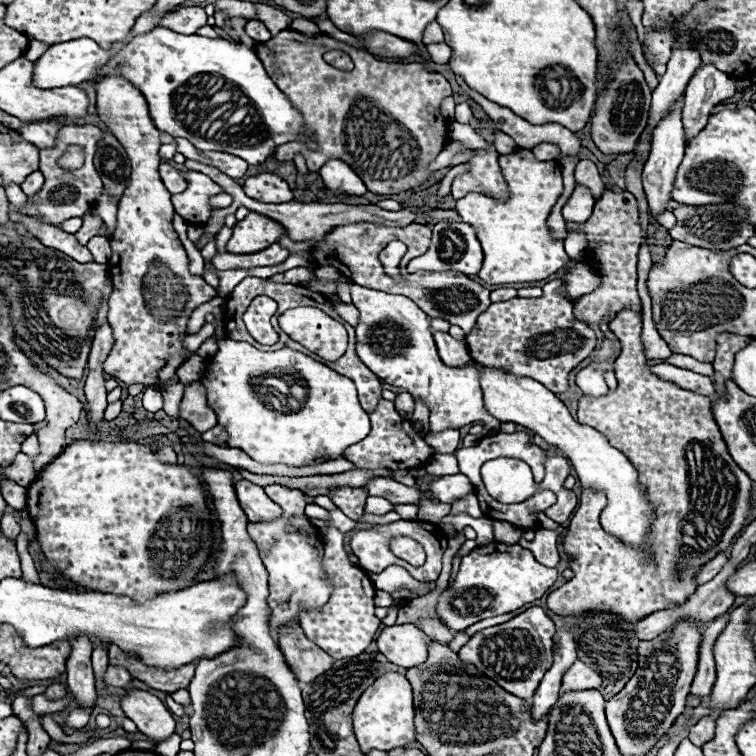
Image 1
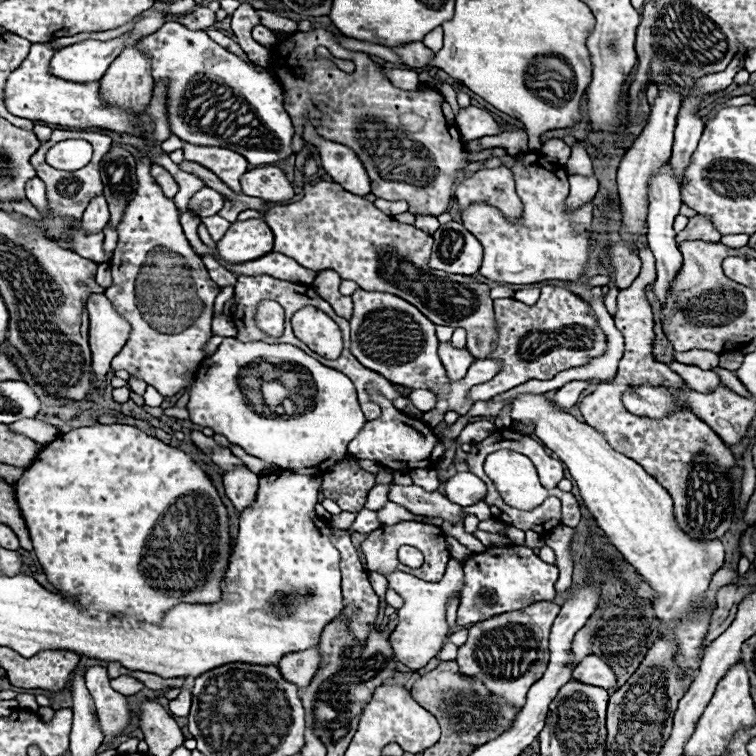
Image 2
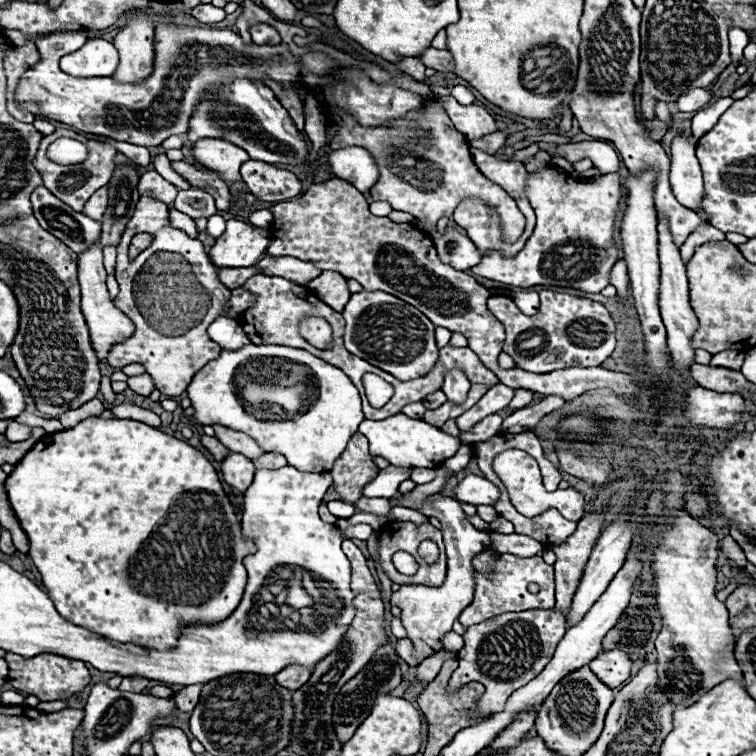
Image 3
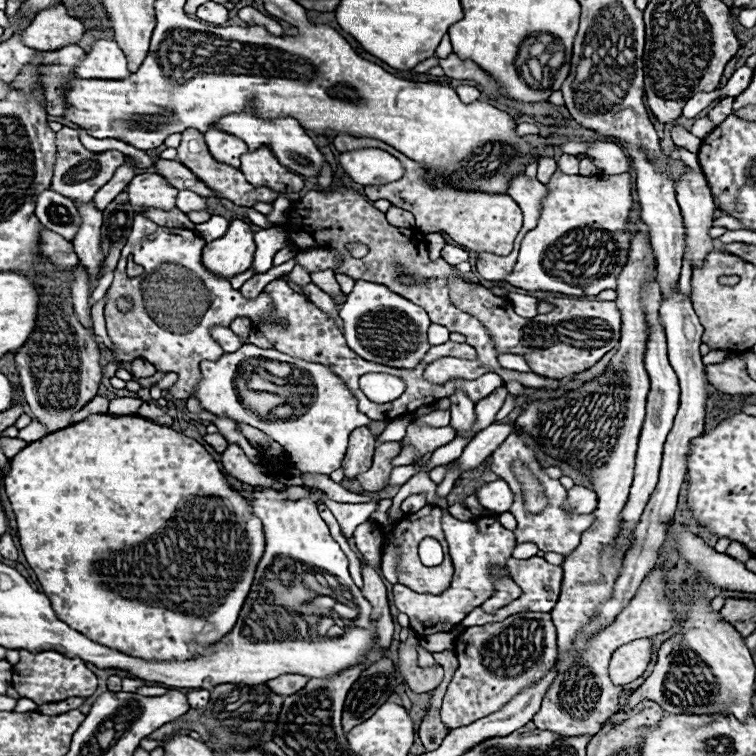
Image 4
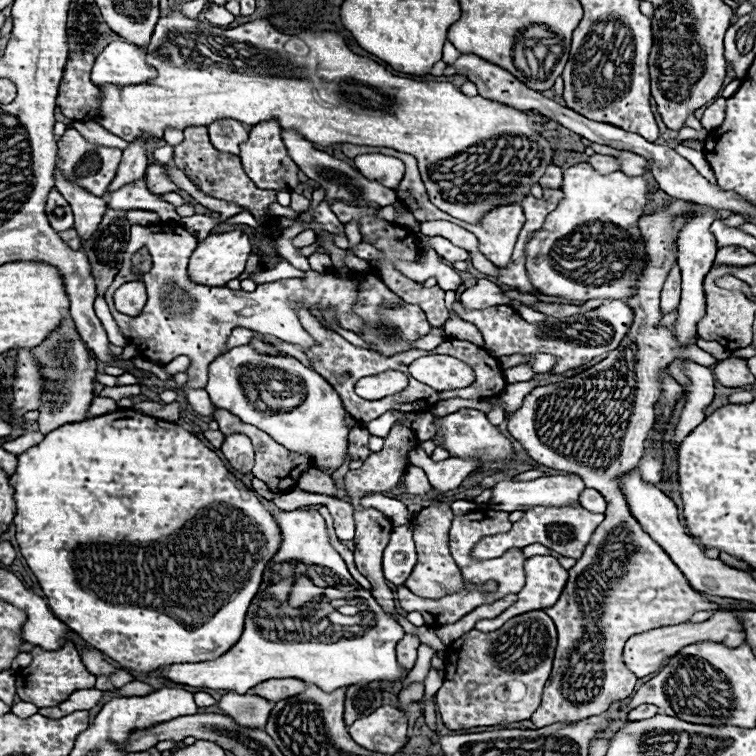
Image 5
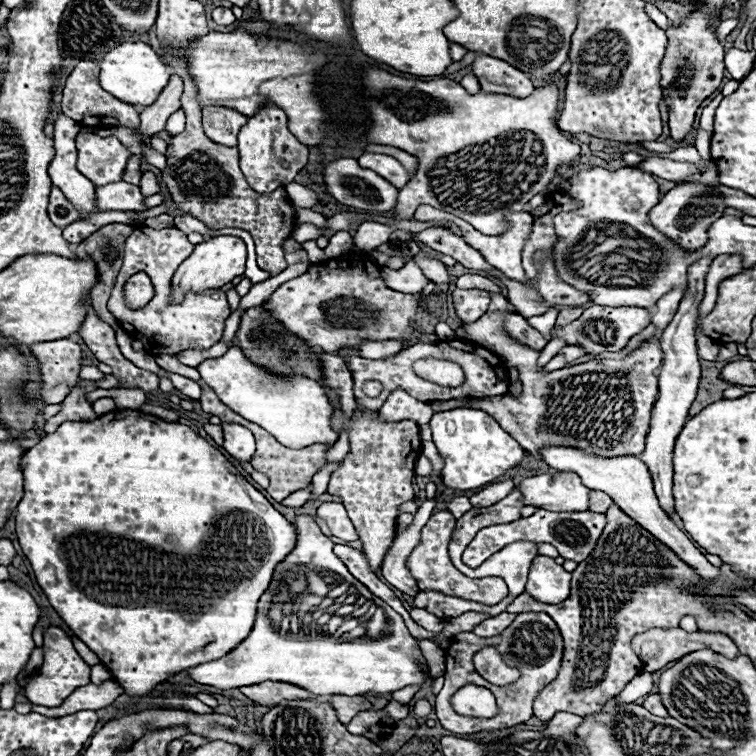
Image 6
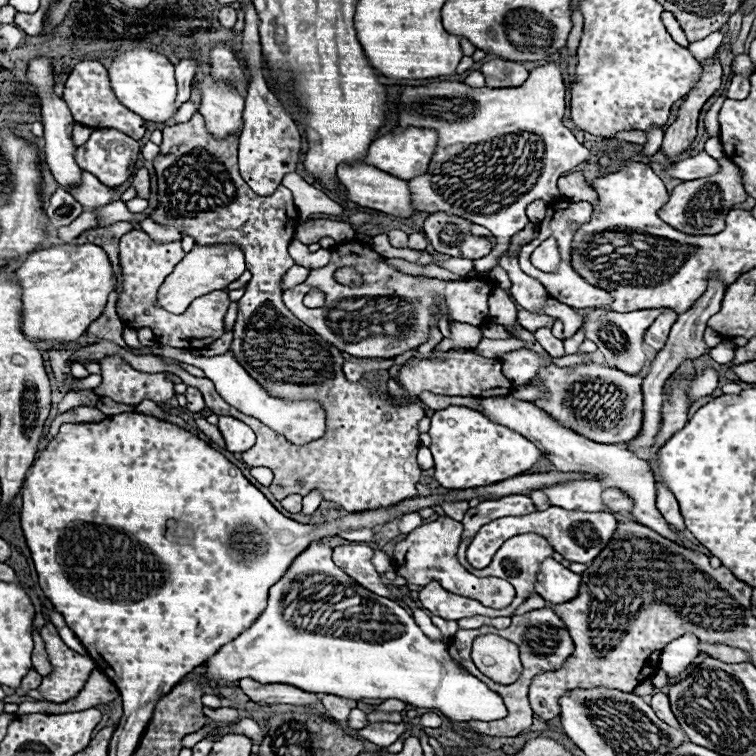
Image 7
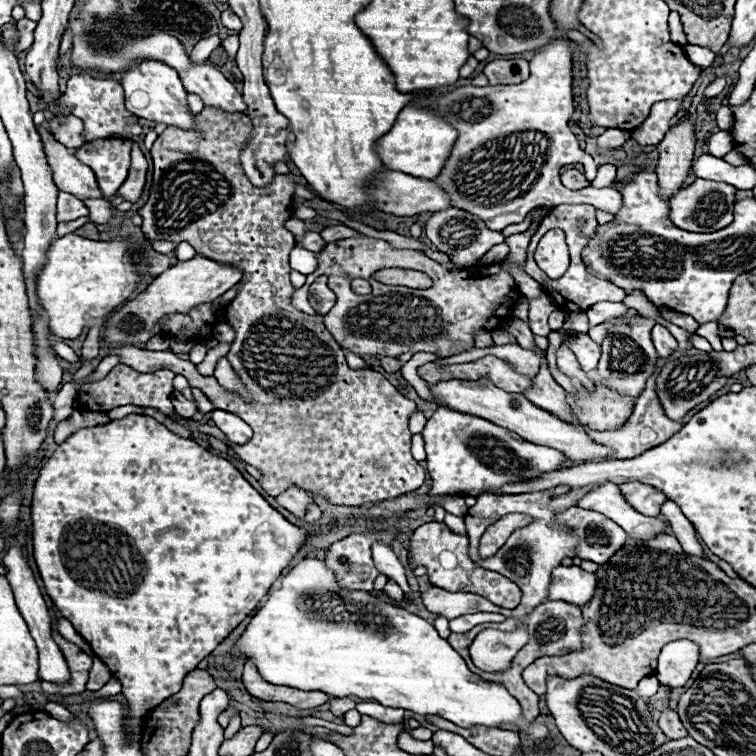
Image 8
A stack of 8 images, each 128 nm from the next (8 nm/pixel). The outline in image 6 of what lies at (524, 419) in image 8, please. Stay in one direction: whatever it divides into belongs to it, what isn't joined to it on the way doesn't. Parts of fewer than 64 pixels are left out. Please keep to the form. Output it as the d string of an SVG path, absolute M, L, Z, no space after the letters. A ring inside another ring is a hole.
M544 446L540 450L542 460L554 468L554 470L566 470L566 472L576 472L582 482L590 488L590 490L602 490L606 494L610 494L610 498L614 498L614 502L634 520L638 522L642 528L646 528L650 534L654 534L660 542L664 542L666 546L670 546L688 566L694 566L694 570L698 570L698 574L702 574L702 578L716 578L718 576L718 568L712 566L706 556L700 552L700 548L696 546L696 542L692 542L672 520L670 516L658 506L658 498L654 494L654 484L652 484L652 476L646 468L646 464L642 460L638 460L638 456L596 456L596 454L588 454L582 448L574 448L574 446Z

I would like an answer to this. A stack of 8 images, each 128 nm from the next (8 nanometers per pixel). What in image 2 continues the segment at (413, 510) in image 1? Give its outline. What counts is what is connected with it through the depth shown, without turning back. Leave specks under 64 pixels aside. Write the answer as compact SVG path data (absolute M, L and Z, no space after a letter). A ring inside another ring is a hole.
M386 502L380 510L376 510L376 516L384 526L388 526L388 524L396 524L400 520L410 520L414 514L394 502Z

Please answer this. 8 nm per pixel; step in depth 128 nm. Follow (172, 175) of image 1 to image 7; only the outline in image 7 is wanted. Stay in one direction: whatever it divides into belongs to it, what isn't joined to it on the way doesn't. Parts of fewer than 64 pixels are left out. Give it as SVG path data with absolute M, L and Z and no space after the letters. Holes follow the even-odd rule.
M82 172L82 178L80 178L80 184L74 184L74 186L68 186L66 188L82 206L94 210L94 208L100 208L104 204L110 204L112 198L114 198L114 190L102 186L98 182L98 178L94 178L94 174L90 172Z

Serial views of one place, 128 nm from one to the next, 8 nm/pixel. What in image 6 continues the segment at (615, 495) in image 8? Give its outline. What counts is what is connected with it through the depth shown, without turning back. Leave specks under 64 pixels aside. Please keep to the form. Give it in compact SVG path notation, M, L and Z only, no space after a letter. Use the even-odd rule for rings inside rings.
M574 472L540 474L520 482L526 504L534 504L551 512L588 510L590 490Z

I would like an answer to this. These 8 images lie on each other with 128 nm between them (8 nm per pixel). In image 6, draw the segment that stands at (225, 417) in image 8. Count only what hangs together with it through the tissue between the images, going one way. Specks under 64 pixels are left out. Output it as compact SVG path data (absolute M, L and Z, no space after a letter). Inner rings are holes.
M222 424L224 428L224 448L230 456L240 462L250 462L254 456L254 436L248 428L240 424Z

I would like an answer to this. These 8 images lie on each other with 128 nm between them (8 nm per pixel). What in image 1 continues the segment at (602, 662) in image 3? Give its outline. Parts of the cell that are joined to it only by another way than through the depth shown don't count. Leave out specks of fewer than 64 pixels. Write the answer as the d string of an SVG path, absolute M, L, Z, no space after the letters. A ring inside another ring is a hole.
M582 660L574 662L574 666L570 666L570 670L564 674L564 682L562 682L562 690L592 690L592 688L600 688L602 686L602 676L598 672L594 672L588 664L584 664Z

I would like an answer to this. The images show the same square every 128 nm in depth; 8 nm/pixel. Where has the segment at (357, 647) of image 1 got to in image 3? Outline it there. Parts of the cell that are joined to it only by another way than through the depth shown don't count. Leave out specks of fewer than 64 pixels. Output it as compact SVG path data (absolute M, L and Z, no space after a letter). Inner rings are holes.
M344 540L342 550L344 550L344 554L348 556L348 560L352 564L352 590L354 590L354 594L360 594L360 592L376 594L378 586L376 586L376 582L374 582L374 578L368 570L366 558L358 550L358 546L354 546L350 540Z

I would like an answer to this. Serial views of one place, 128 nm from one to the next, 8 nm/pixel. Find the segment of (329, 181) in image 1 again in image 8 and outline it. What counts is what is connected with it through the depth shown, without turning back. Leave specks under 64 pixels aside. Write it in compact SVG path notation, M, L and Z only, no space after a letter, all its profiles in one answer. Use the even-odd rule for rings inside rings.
M408 104L398 114L394 130L390 130L390 134L384 134L382 142L378 142L378 154L388 170L414 174L418 178L436 178L448 162L456 138L458 130L454 130L454 126L448 124L444 116L436 114L428 106Z

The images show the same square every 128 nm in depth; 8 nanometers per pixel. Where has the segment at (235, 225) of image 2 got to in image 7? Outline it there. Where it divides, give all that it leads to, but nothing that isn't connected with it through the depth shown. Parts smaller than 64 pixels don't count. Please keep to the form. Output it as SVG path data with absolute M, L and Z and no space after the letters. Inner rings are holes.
M220 244L220 246L194 246L182 262L174 268L174 272L162 282L158 288L158 300L156 306L170 310L170 312L180 312L190 306L190 302L198 296L204 296L214 290L224 290L230 282L242 276L246 270L244 266L244 254L240 248L232 244Z

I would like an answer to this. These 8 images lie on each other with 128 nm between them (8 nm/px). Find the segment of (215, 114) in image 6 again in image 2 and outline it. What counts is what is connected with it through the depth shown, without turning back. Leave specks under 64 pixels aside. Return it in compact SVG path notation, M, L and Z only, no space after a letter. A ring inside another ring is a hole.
M186 144L184 146L184 160L198 162L204 168L212 170L232 192L240 194L240 176L248 170L246 158L242 154L220 148L220 146L194 146Z

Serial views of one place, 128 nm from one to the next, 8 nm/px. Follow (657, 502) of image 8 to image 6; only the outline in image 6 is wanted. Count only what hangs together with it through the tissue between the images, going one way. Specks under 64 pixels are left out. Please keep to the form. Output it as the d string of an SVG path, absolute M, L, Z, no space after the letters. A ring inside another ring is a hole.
M592 490L590 494L590 510L602 510L602 514L606 514L606 510L610 508L612 498L600 490Z

